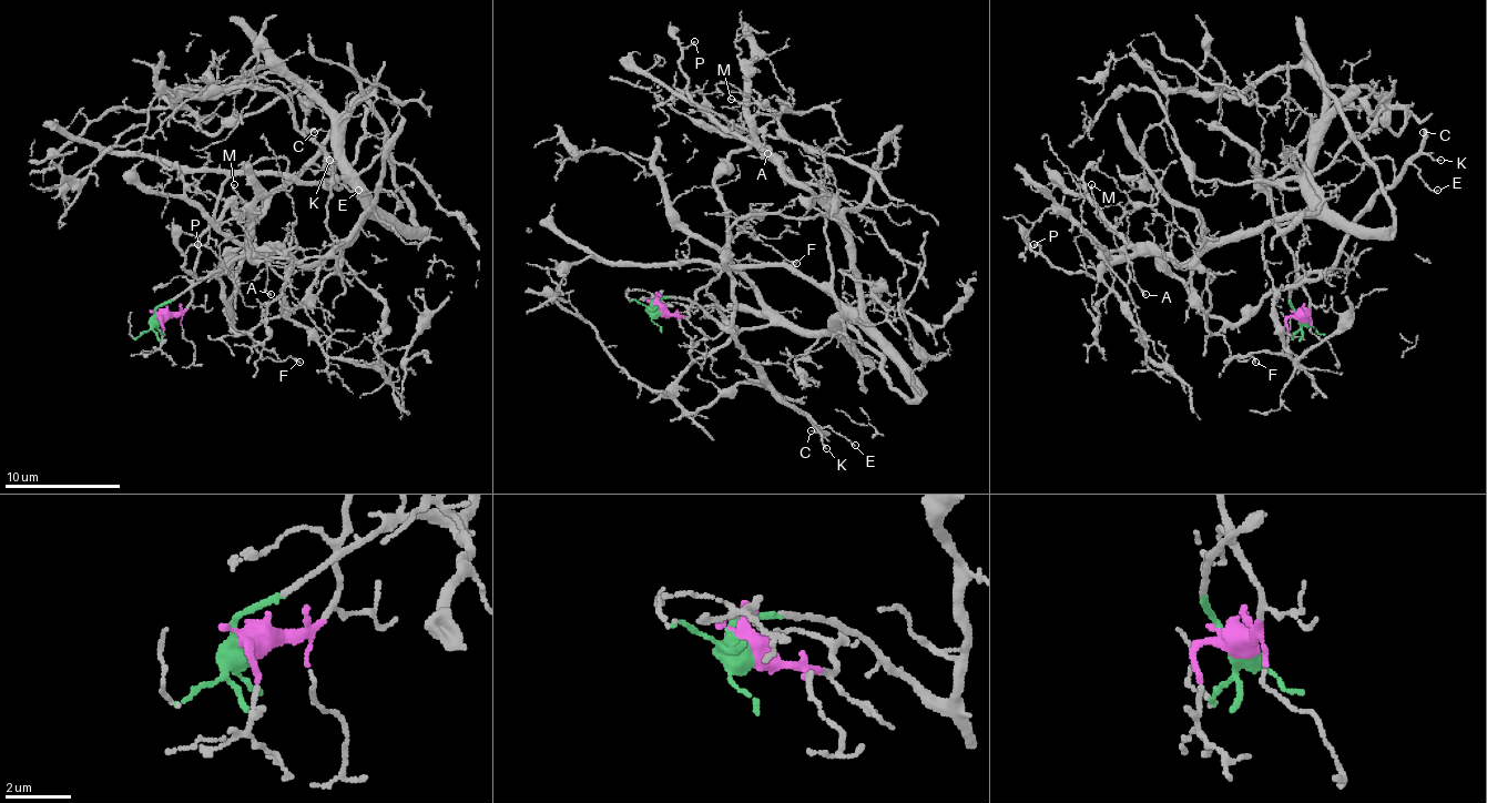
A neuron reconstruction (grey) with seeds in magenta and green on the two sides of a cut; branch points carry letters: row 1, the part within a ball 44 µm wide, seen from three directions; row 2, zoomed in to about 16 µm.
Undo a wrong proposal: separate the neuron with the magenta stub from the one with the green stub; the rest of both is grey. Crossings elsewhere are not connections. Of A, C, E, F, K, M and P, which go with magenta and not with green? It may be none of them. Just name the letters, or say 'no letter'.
no letter

